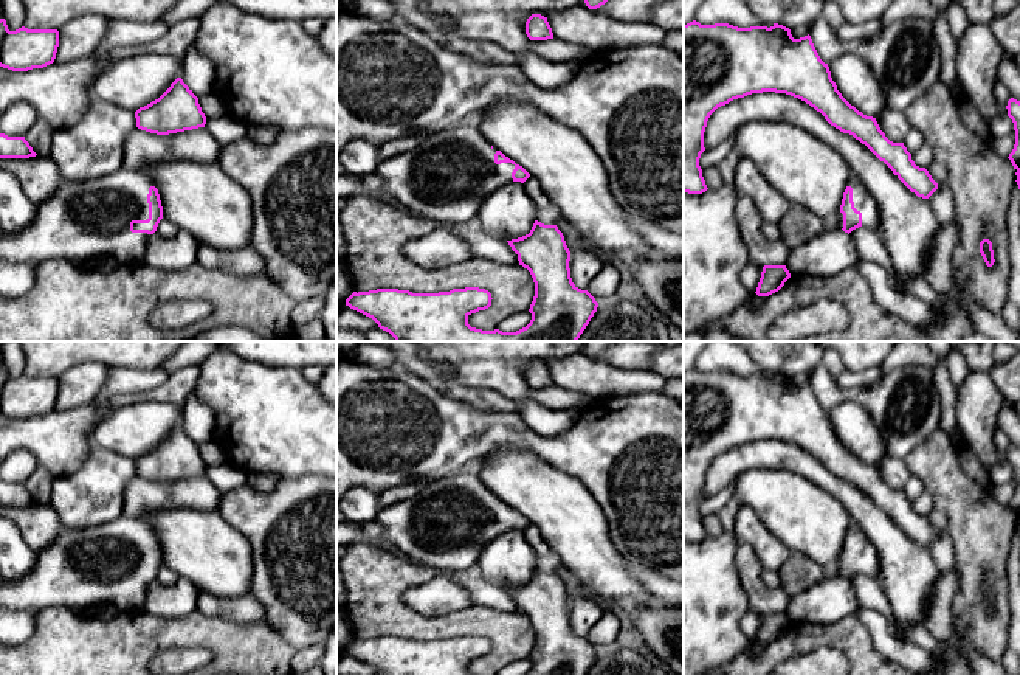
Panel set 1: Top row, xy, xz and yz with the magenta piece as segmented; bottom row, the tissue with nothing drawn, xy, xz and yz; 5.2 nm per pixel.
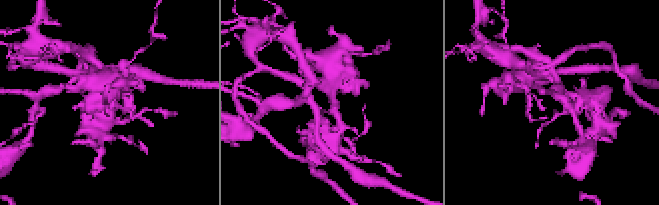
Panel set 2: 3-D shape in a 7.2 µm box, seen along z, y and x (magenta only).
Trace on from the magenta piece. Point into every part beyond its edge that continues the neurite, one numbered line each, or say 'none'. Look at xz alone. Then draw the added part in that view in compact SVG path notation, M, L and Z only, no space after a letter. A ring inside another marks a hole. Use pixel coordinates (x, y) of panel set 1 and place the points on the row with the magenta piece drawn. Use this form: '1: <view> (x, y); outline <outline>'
1: xz (445, 179); outline M459 126L380 163L377 174L386 192L432 223L476 222L484 199L513 182L515 164L496 164L496 151L477 127Z

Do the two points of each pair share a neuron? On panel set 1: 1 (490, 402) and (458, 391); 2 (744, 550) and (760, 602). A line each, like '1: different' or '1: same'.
1: same
2: same

